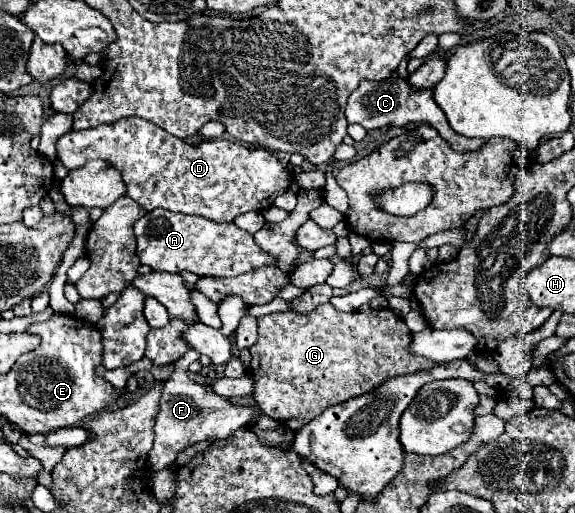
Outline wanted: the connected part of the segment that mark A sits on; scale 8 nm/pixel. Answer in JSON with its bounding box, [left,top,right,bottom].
[133,210,279,276]

